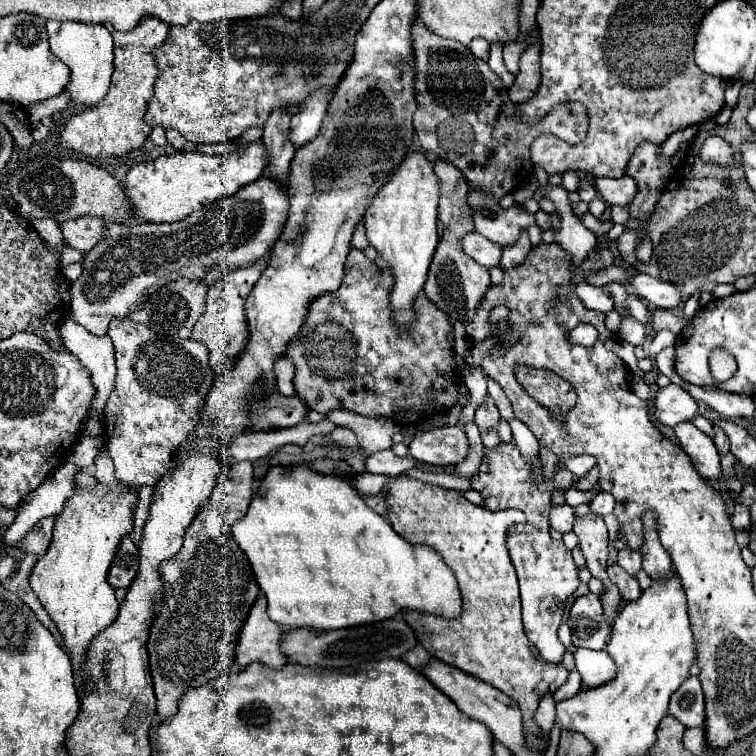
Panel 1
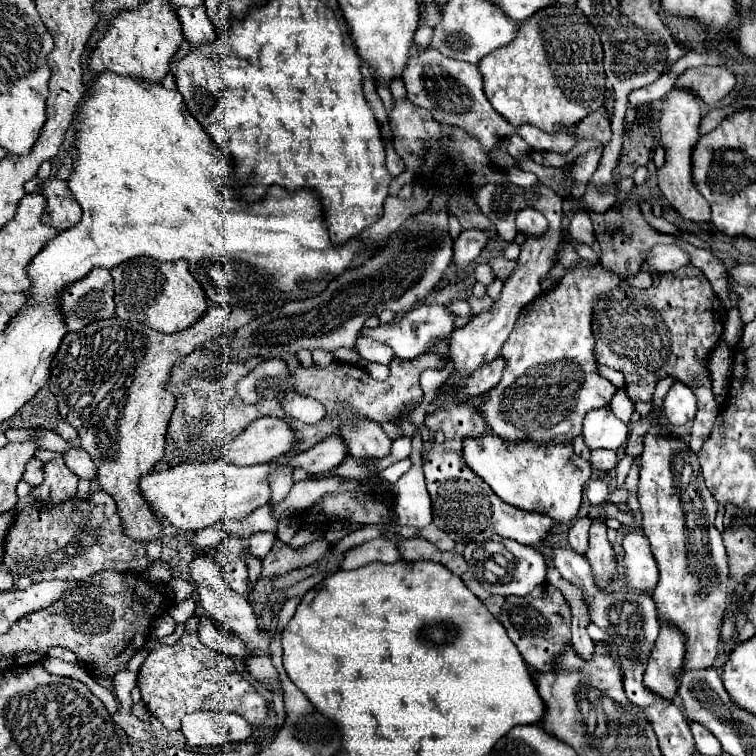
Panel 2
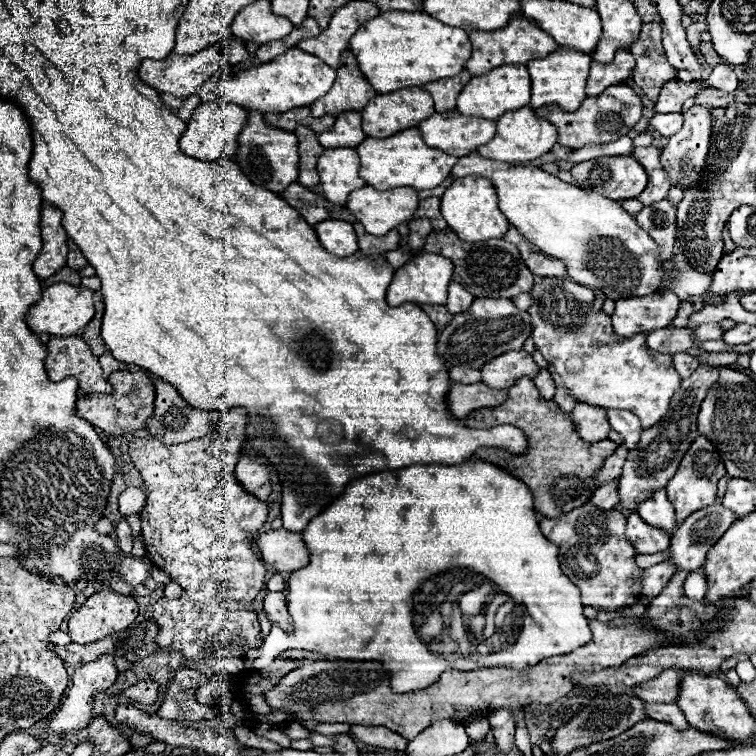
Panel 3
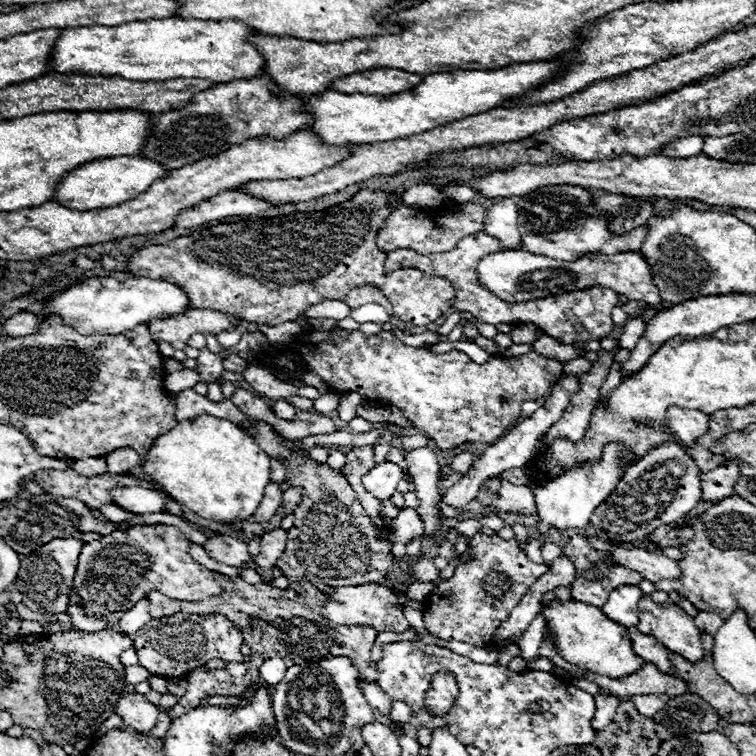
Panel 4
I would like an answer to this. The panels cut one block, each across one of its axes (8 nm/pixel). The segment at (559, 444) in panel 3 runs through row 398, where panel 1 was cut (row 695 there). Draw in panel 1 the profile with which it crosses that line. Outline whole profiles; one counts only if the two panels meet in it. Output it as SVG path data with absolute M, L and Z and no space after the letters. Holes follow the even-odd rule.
M404 474L388 476L384 496L390 504L388 518L394 530L408 542L426 544L444 558L458 580L464 602L464 612L458 620L444 620L412 610L402 612L402 618L412 626L418 642L434 658L456 666L512 698L522 710L528 748L532 752L546 750L548 742L534 724L534 714L540 698L544 694L554 694L566 682L568 670L562 664L552 666L536 656L522 626L518 578L508 558L506 530L516 520L524 520L524 514L516 510L490 512L478 508L456 490L424 484Z

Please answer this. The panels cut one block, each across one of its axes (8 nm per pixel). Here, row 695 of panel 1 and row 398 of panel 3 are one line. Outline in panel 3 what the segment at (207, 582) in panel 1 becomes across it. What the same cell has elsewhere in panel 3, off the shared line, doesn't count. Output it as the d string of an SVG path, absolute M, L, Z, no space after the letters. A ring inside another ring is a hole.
M150 374L152 382L156 384L156 400L154 400L154 416L148 420L146 424L146 430L160 442L164 444L176 444L176 442L188 442L188 440L196 440L196 438L202 438L204 434L210 434L218 420L220 420L220 412L218 410L196 410L194 406L190 406L180 394L178 390L160 380L158 376Z

